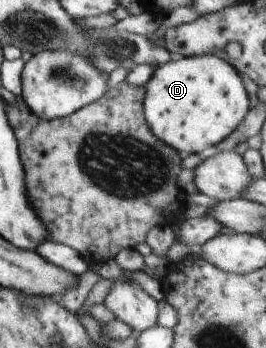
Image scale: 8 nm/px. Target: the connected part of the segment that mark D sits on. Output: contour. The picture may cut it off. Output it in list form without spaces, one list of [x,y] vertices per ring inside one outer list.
[[[213,55],[178,57],[156,67],[145,85],[144,115],[149,128],[181,155],[204,155],[228,137],[250,109],[237,69]]]

